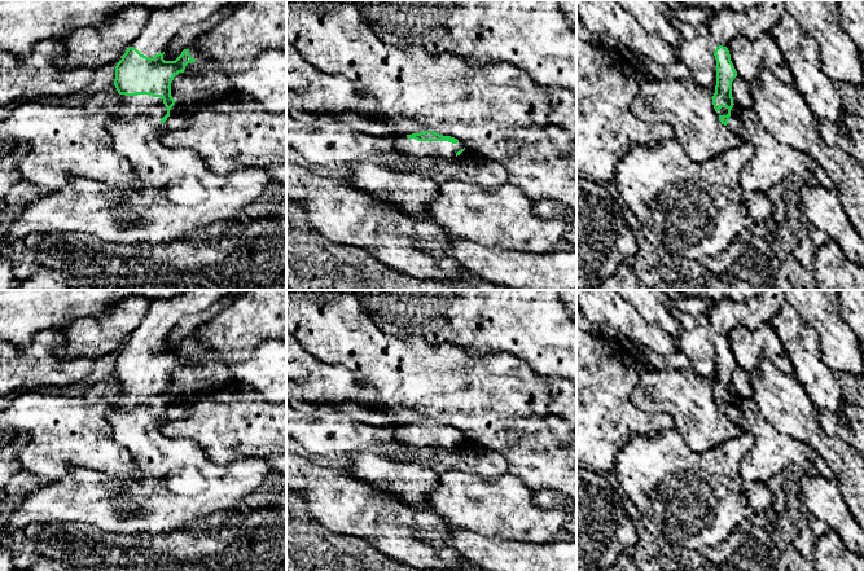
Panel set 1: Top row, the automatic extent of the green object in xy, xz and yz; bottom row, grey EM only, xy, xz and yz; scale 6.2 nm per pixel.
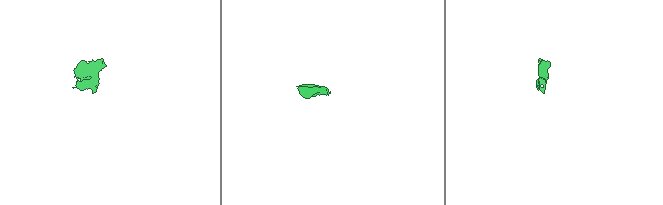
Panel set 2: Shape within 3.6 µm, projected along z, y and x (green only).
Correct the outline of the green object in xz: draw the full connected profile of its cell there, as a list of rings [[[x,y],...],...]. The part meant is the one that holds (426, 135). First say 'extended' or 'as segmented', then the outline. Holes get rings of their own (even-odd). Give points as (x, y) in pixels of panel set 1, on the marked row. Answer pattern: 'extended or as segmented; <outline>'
extended; [[[434,131],[396,136],[394,148],[398,155],[408,159],[453,159],[465,150],[457,139]]]

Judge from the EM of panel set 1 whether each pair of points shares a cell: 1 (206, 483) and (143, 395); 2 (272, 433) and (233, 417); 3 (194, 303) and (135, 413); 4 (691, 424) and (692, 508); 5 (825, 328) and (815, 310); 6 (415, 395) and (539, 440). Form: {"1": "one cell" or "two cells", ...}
{"1": "one cell", "2": "one cell", "3": "one cell", "4": "two cells", "5": "one cell", "6": "one cell"}

